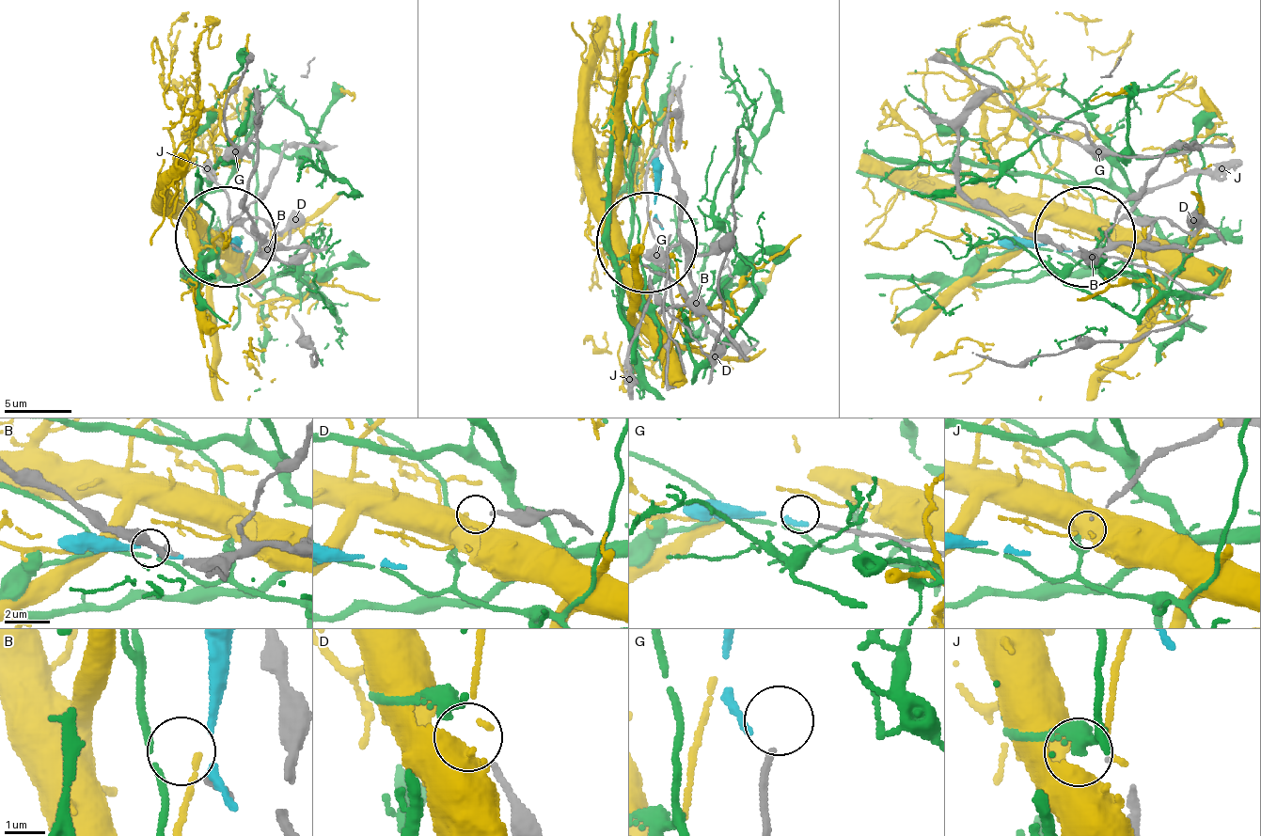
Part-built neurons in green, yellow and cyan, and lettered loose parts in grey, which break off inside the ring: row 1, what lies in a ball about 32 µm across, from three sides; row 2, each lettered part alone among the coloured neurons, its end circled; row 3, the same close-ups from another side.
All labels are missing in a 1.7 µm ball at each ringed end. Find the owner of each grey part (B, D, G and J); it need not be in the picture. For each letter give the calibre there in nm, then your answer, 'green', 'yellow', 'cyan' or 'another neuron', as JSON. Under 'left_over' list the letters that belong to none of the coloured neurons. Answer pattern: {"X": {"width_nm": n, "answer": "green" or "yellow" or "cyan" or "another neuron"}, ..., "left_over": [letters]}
{"B": {"width_nm": 200, "answer": "another neuron"}, "D": {"width_nm": 150, "answer": "another neuron"}, "G": {"width_nm": 150, "answer": "another neuron"}, "J": {"width_nm": 30, "answer": "another neuron"}, "left_over": ["B", "D", "G", "J"]}

